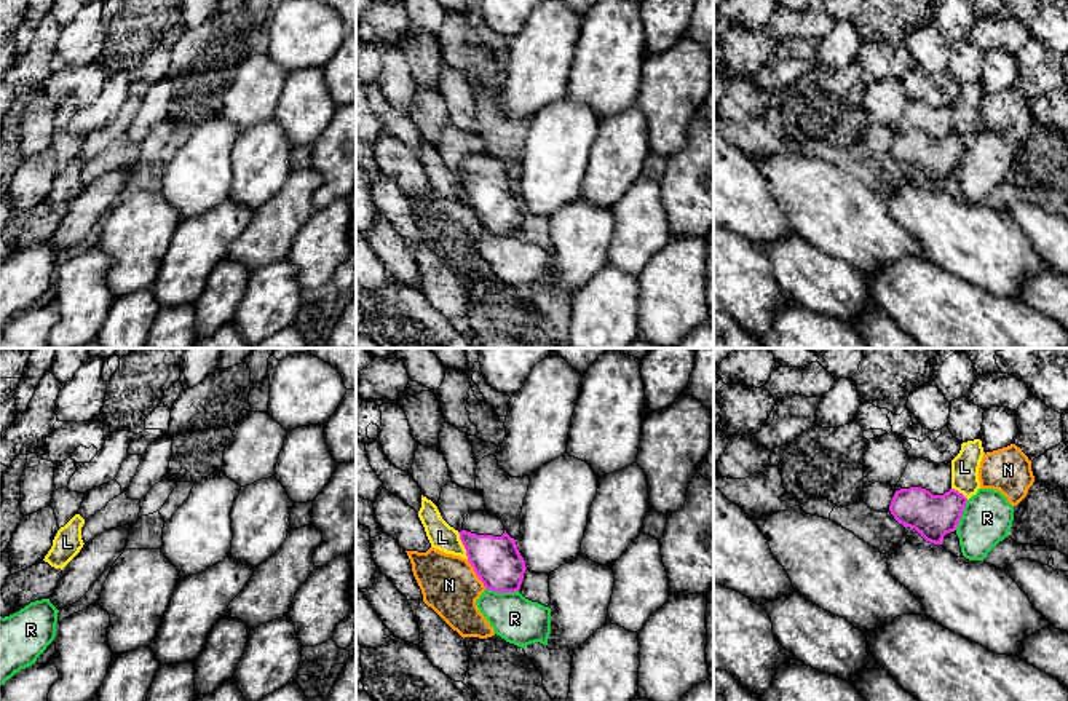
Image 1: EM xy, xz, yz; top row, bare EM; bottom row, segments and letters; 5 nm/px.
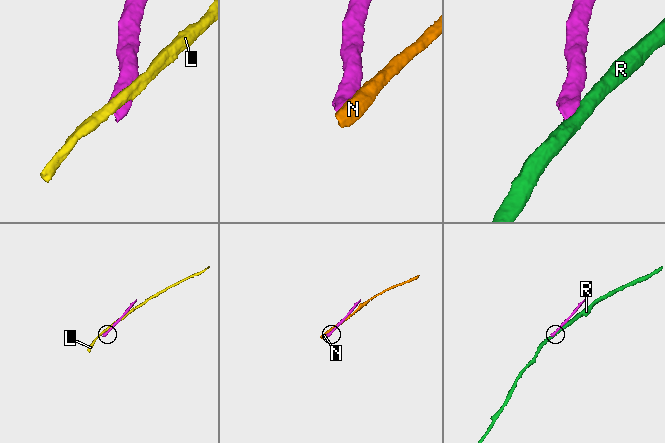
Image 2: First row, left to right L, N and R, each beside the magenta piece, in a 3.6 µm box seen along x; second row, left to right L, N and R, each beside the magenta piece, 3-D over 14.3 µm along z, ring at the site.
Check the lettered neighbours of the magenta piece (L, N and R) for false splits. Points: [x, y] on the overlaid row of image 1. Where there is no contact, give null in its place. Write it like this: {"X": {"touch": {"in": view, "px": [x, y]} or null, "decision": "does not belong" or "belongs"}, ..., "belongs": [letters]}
{"L": {"touch": {"in": "xz", "px": [463, 545]}, "decision": "does not belong"}, "N": {"touch": {"in": "xz", "px": [476, 574]}, "decision": "does not belong"}, "R": {"touch": {"in": "xz", "px": [502, 591]}, "decision": "does not belong"}, "belongs": []}

